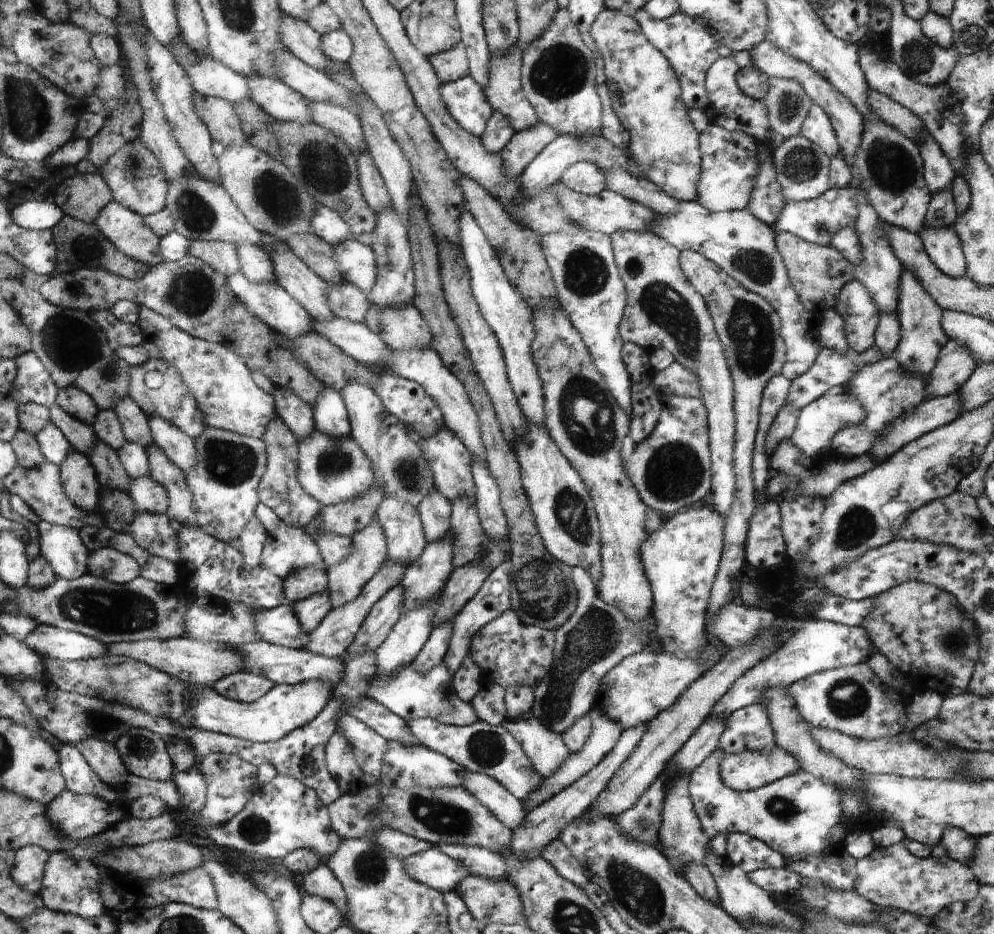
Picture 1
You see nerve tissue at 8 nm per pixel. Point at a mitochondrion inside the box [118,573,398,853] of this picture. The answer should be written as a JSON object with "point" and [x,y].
{"point":[255,828]}

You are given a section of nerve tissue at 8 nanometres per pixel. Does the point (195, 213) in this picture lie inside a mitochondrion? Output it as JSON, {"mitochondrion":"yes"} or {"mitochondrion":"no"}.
{"mitochondrion":"yes"}

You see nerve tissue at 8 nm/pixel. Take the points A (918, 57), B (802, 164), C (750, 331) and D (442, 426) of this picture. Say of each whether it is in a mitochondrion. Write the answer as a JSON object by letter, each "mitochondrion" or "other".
{"A":"mitochondrion","B":"mitochondrion","C":"mitochondrion","D":"other"}

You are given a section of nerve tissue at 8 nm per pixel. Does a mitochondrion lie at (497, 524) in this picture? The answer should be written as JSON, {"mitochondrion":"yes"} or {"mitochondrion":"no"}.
{"mitochondrion":"no"}

